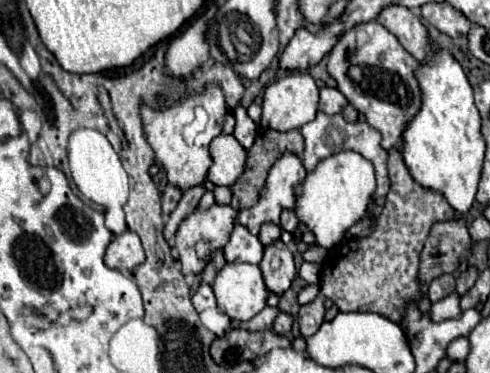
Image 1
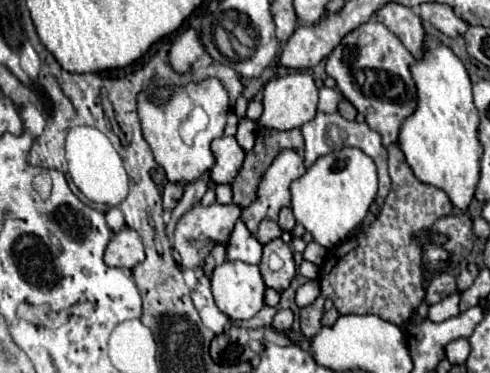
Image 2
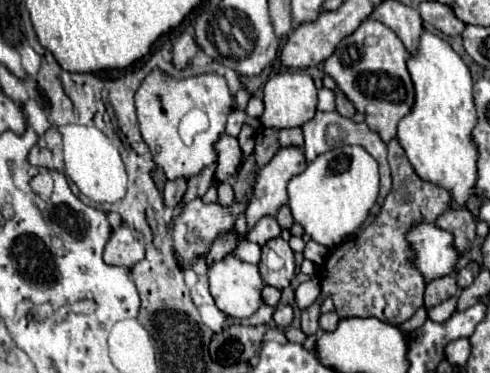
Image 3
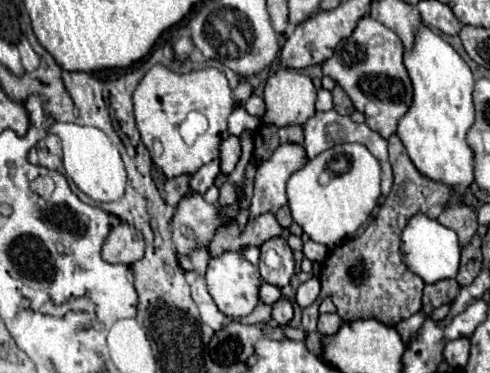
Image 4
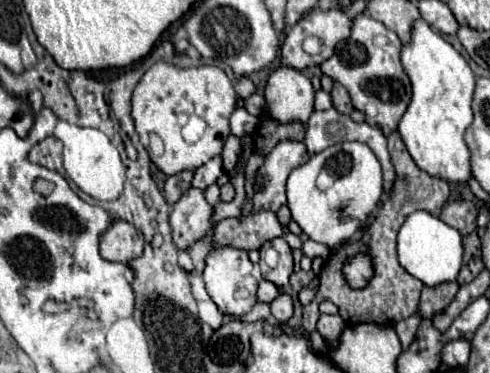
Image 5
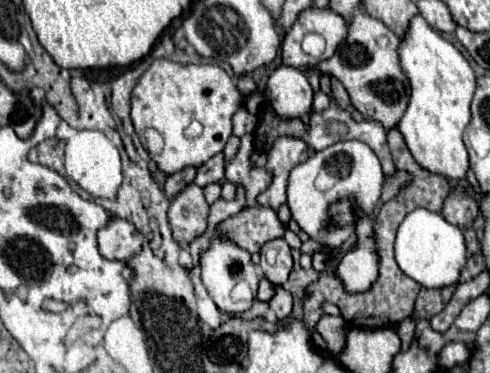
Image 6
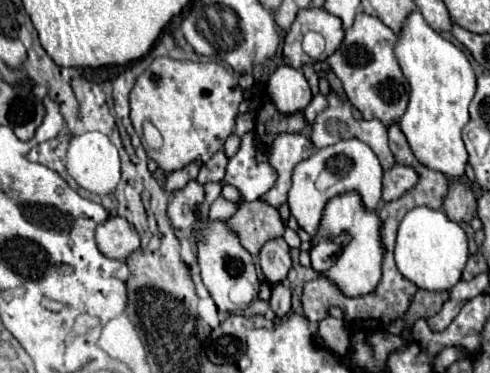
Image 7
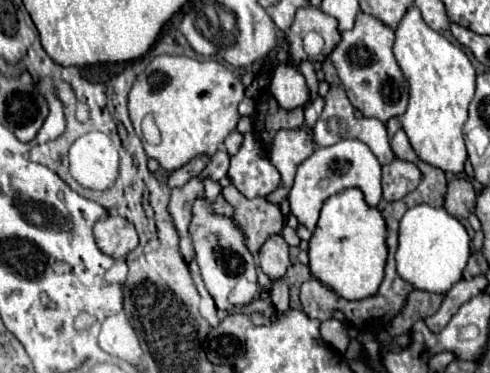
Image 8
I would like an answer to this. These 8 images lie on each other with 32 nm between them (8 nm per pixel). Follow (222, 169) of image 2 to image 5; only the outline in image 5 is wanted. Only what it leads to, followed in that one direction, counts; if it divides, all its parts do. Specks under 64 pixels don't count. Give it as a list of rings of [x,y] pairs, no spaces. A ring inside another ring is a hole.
[[[230,136],[224,144],[224,150],[222,150],[222,156],[224,156],[224,170],[230,170],[236,160],[238,160],[238,154],[240,154],[240,138],[238,136]]]

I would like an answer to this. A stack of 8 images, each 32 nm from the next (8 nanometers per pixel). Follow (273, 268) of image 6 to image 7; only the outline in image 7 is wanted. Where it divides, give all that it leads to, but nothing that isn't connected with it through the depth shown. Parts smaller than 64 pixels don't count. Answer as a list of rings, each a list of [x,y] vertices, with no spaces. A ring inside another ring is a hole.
[[[272,238],[262,246],[262,250],[260,250],[260,268],[272,284],[284,282],[290,266],[292,266],[290,248],[284,242],[284,238]]]

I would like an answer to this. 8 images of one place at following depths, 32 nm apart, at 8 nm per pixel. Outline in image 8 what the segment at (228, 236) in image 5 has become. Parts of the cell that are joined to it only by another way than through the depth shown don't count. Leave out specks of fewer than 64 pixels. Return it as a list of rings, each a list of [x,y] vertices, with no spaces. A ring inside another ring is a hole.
[[[232,184],[222,190],[222,196],[234,208],[234,220],[244,230],[246,244],[252,254],[259,252],[260,244],[264,244],[268,236],[282,232],[284,216],[278,204],[268,202],[262,196],[246,198]]]

